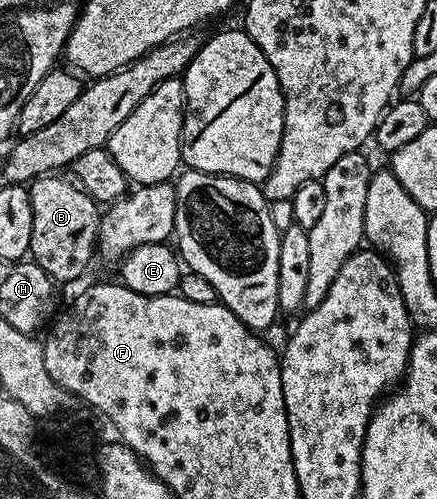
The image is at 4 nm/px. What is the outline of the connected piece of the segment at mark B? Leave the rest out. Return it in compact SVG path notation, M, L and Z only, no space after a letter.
M49 174L37 176L31 181L28 193L30 194L30 210L34 210L34 230L30 230L30 246L28 247L31 259L57 285L68 284L76 280L88 268L88 263L94 256L94 245L98 240L98 221L102 215L102 208L93 200L79 184L71 179L63 180L63 175Z

